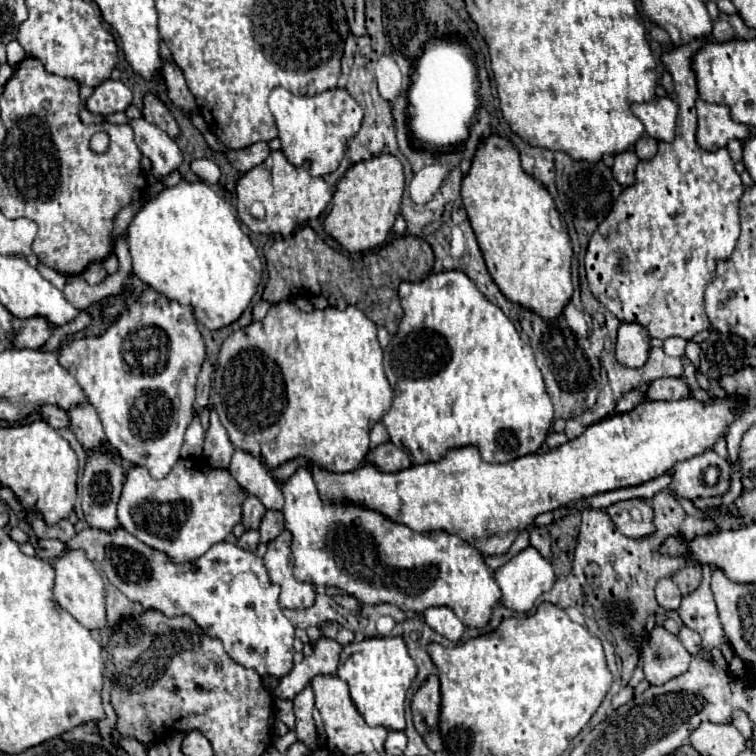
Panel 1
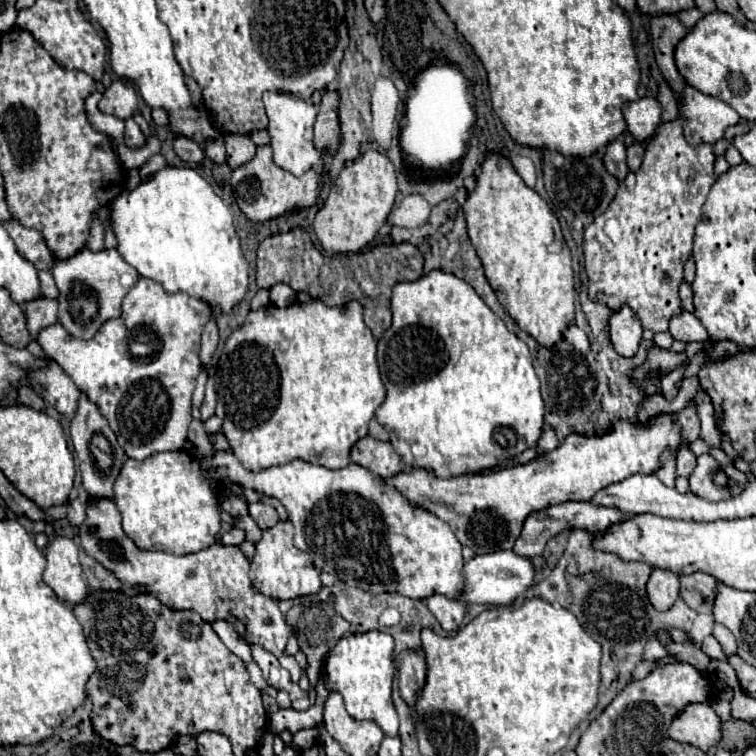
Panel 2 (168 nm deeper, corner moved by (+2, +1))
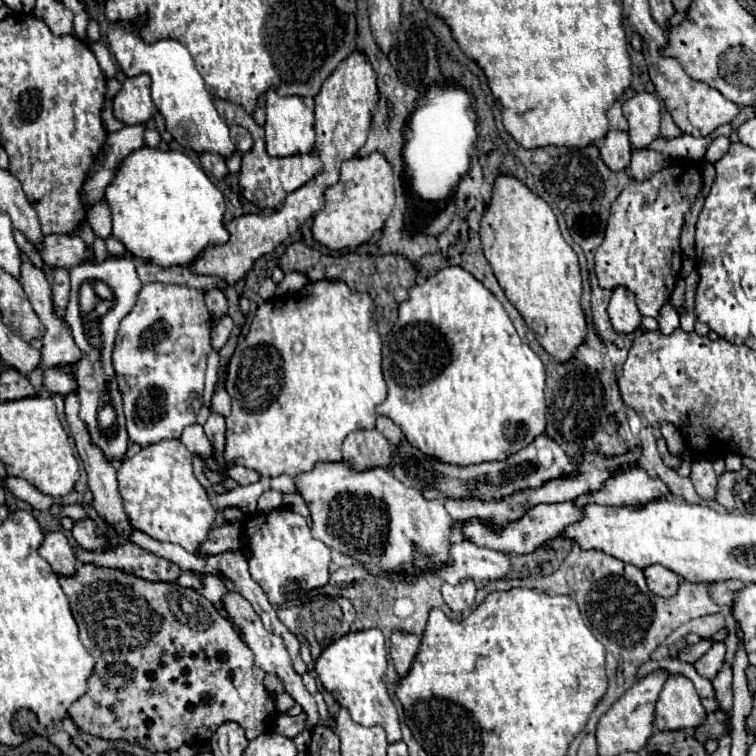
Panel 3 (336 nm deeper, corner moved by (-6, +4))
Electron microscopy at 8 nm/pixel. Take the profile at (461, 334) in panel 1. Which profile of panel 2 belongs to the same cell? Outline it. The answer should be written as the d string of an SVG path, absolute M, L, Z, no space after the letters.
M431 271L423 277L419 277L417 281L397 283L393 287L391 311L393 311L393 325L391 325L391 329L387 329L383 333L383 337L379 339L379 347L377 347L377 361L379 361L383 385L387 389L387 397L385 397L383 405L377 409L375 419L385 429L391 431L391 443L409 469L411 467L425 467L425 469L431 469L435 475L447 479L447 477L455 477L455 475L469 473L469 471L491 469L491 467L499 465L501 461L523 453L527 447L537 445L537 441L543 433L543 423L545 423L545 419L543 419L545 417L545 403L543 403L541 393L539 393L539 379L537 379L535 369L533 369L529 347L515 333L507 331L503 319L497 317L485 305L485 301L475 293L475 289L467 281L463 281L451 273L445 273L445 271Z

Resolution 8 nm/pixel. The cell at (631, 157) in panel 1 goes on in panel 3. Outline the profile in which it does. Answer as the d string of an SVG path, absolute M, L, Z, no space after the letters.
M609 130L601 142L599 152L611 170L625 170L631 160L631 144L627 132Z

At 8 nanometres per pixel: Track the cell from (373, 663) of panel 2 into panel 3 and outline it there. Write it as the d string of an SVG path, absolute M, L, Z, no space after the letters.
M377 628L349 632L341 636L339 640L331 642L315 660L315 672L323 688L337 700L337 704L347 708L357 724L383 726L387 732L387 742L393 744L401 740L401 728L399 728L397 710L383 682L385 668L387 668L385 638Z

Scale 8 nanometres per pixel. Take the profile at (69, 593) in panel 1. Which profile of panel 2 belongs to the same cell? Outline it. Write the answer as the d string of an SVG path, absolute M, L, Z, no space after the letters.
M55 537L47 547L47 567L43 581L55 591L55 595L73 605L79 605L87 599L89 587L83 579L79 563L79 547L67 537Z

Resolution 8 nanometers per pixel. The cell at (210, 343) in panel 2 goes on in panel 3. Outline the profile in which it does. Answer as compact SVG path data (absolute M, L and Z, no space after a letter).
M221 288L205 290L205 304L213 318L221 318L227 314L227 296Z

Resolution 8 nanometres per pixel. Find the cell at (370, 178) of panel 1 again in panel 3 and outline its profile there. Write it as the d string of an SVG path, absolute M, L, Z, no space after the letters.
M373 152L365 158L351 158L343 162L339 182L325 190L325 206L313 218L313 240L329 250L357 248L383 228L395 204L393 170L387 158Z

